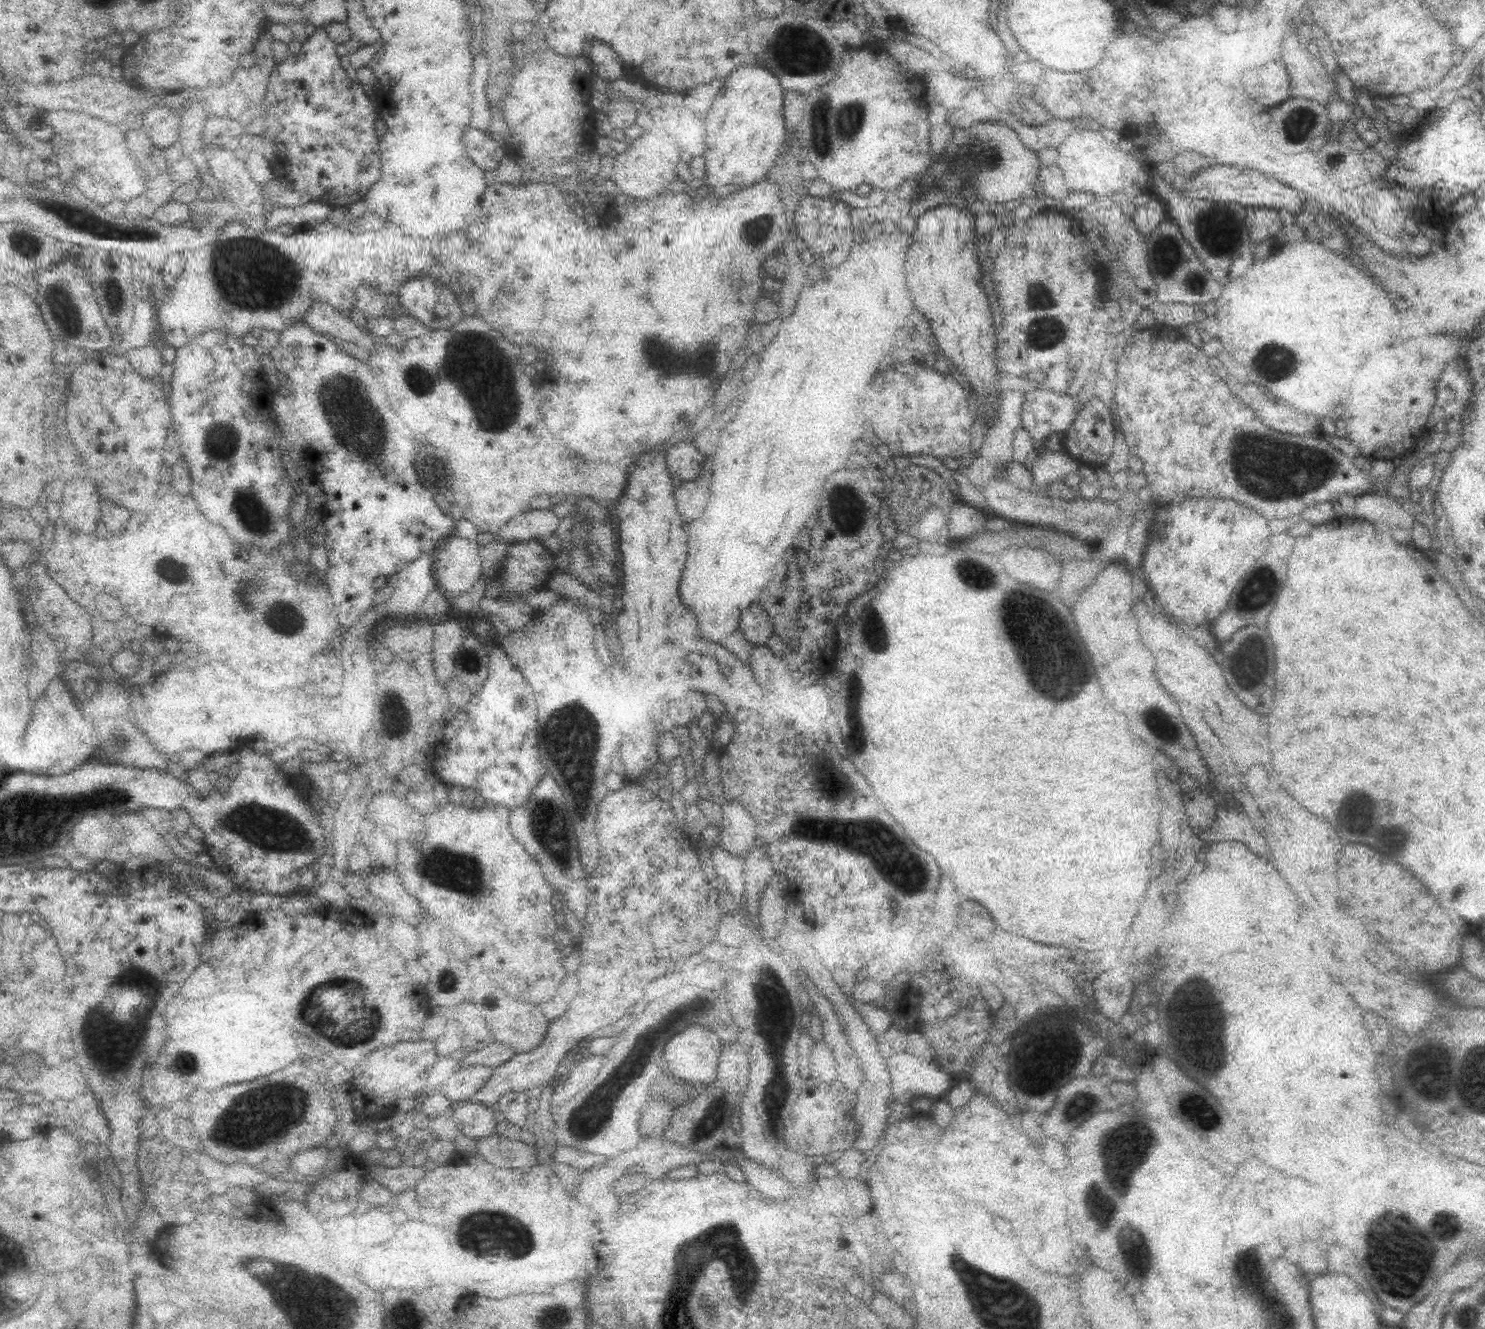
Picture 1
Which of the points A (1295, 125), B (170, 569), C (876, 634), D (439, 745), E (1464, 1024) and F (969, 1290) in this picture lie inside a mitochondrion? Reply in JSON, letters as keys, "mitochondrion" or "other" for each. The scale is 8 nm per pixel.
{"A":"mitochondrion","B":"mitochondrion","C":"mitochondrion","D":"other","E":"other","F":"mitochondrion"}

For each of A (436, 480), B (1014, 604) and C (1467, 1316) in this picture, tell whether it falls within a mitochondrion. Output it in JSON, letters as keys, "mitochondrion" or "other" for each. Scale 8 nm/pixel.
{"A":"other","B":"mitochondrion","C":"mitochondrion"}

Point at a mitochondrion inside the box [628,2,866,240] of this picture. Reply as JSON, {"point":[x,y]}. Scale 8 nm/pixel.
{"point":[796,49]}

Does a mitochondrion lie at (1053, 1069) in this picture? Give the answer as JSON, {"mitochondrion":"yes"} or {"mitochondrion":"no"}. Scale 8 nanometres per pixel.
{"mitochondrion":"yes"}

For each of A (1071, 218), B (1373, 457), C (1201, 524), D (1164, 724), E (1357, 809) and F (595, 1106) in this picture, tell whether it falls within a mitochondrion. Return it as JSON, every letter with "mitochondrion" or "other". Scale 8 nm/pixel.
{"A":"other","B":"other","C":"other","D":"mitochondrion","E":"mitochondrion","F":"mitochondrion"}

